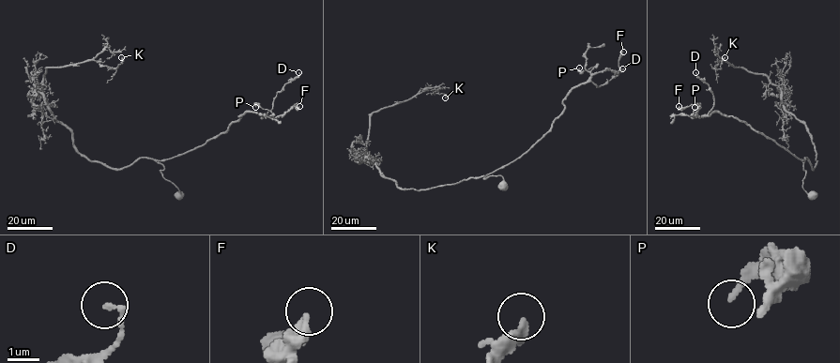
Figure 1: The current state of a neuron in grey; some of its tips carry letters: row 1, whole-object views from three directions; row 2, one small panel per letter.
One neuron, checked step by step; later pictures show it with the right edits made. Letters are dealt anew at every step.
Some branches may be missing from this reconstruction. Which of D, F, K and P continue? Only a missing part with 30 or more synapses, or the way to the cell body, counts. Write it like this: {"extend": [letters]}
{"extend": []}

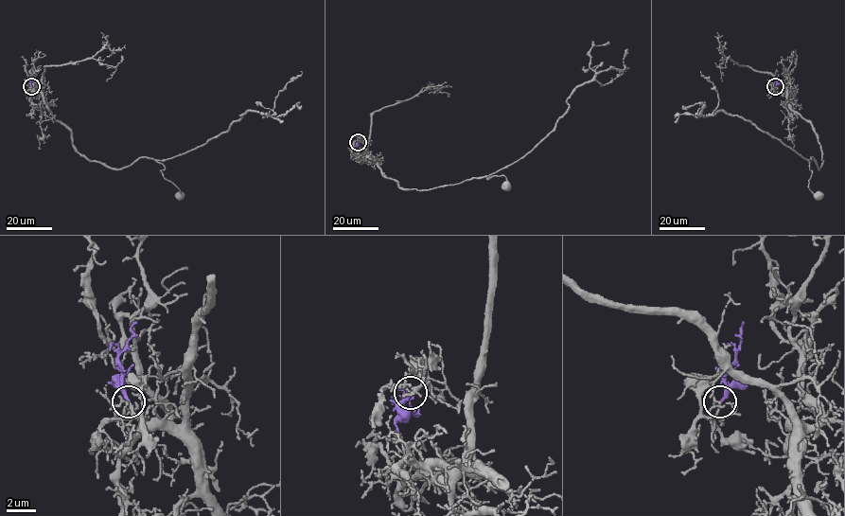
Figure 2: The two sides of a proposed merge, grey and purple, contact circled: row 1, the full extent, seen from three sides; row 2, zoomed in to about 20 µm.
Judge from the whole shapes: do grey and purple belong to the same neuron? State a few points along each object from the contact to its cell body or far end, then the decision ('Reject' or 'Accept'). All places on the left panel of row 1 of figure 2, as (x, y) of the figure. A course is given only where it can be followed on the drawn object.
Course of grey: (31, 87), (28, 94), (42, 94), (50, 114), (71, 132), (78, 151), (115, 169), (152, 158), (180, 195). Course of purple: (31, 87), (30, 79), (33, 74). Accept

